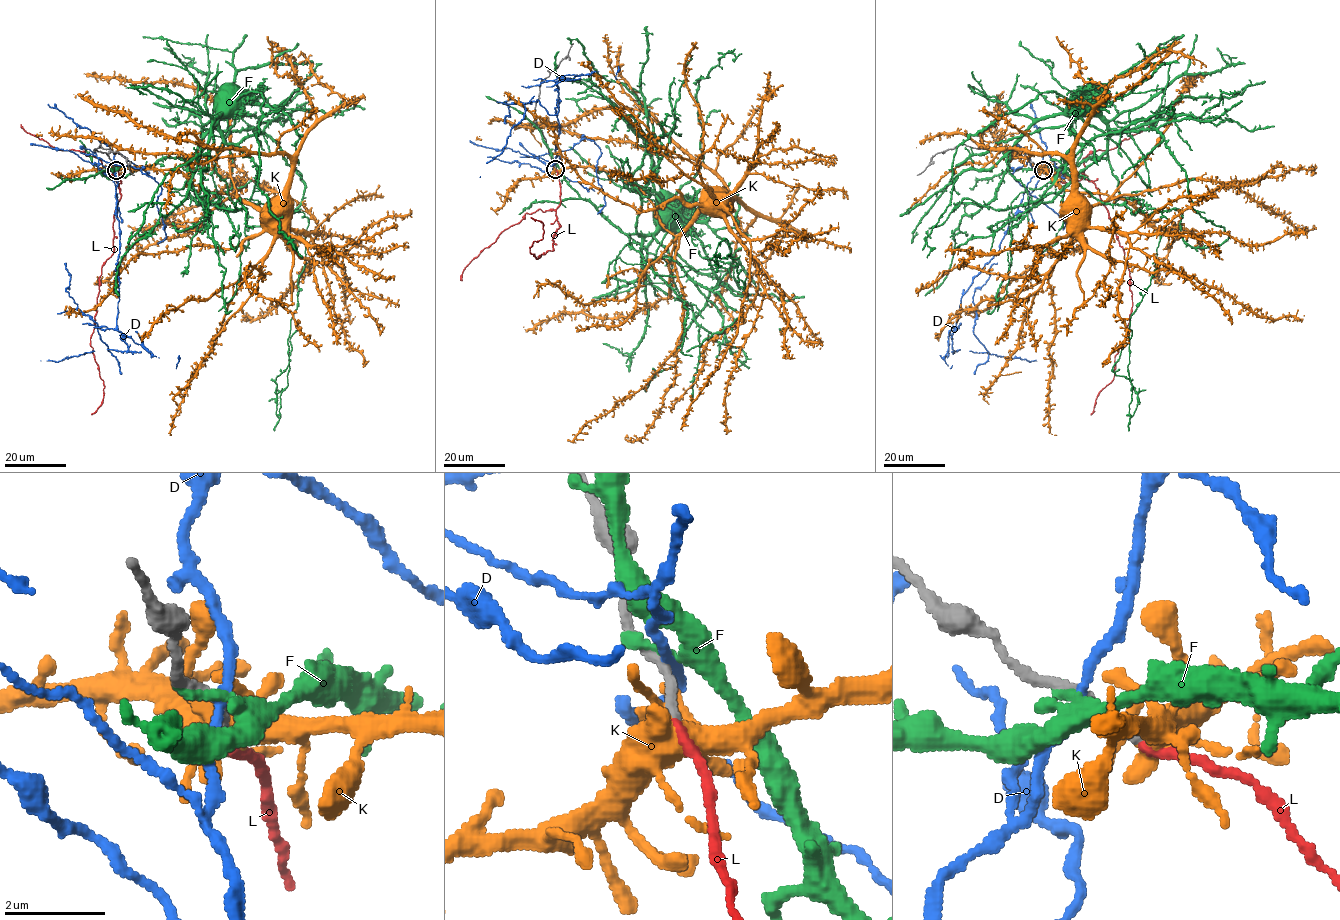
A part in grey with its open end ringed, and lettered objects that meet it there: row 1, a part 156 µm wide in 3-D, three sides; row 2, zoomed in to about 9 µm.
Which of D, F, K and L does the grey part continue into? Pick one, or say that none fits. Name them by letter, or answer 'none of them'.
L

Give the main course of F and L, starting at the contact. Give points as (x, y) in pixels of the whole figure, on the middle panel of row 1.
F: (554, 165), (580, 196), (625, 233), (653, 233), (657, 225), (656, 198), (662, 193), (665, 198)
L: (555, 170), (560, 226), (553, 250), (536, 259), (530, 247), (544, 231), (541, 222), (531, 217)

